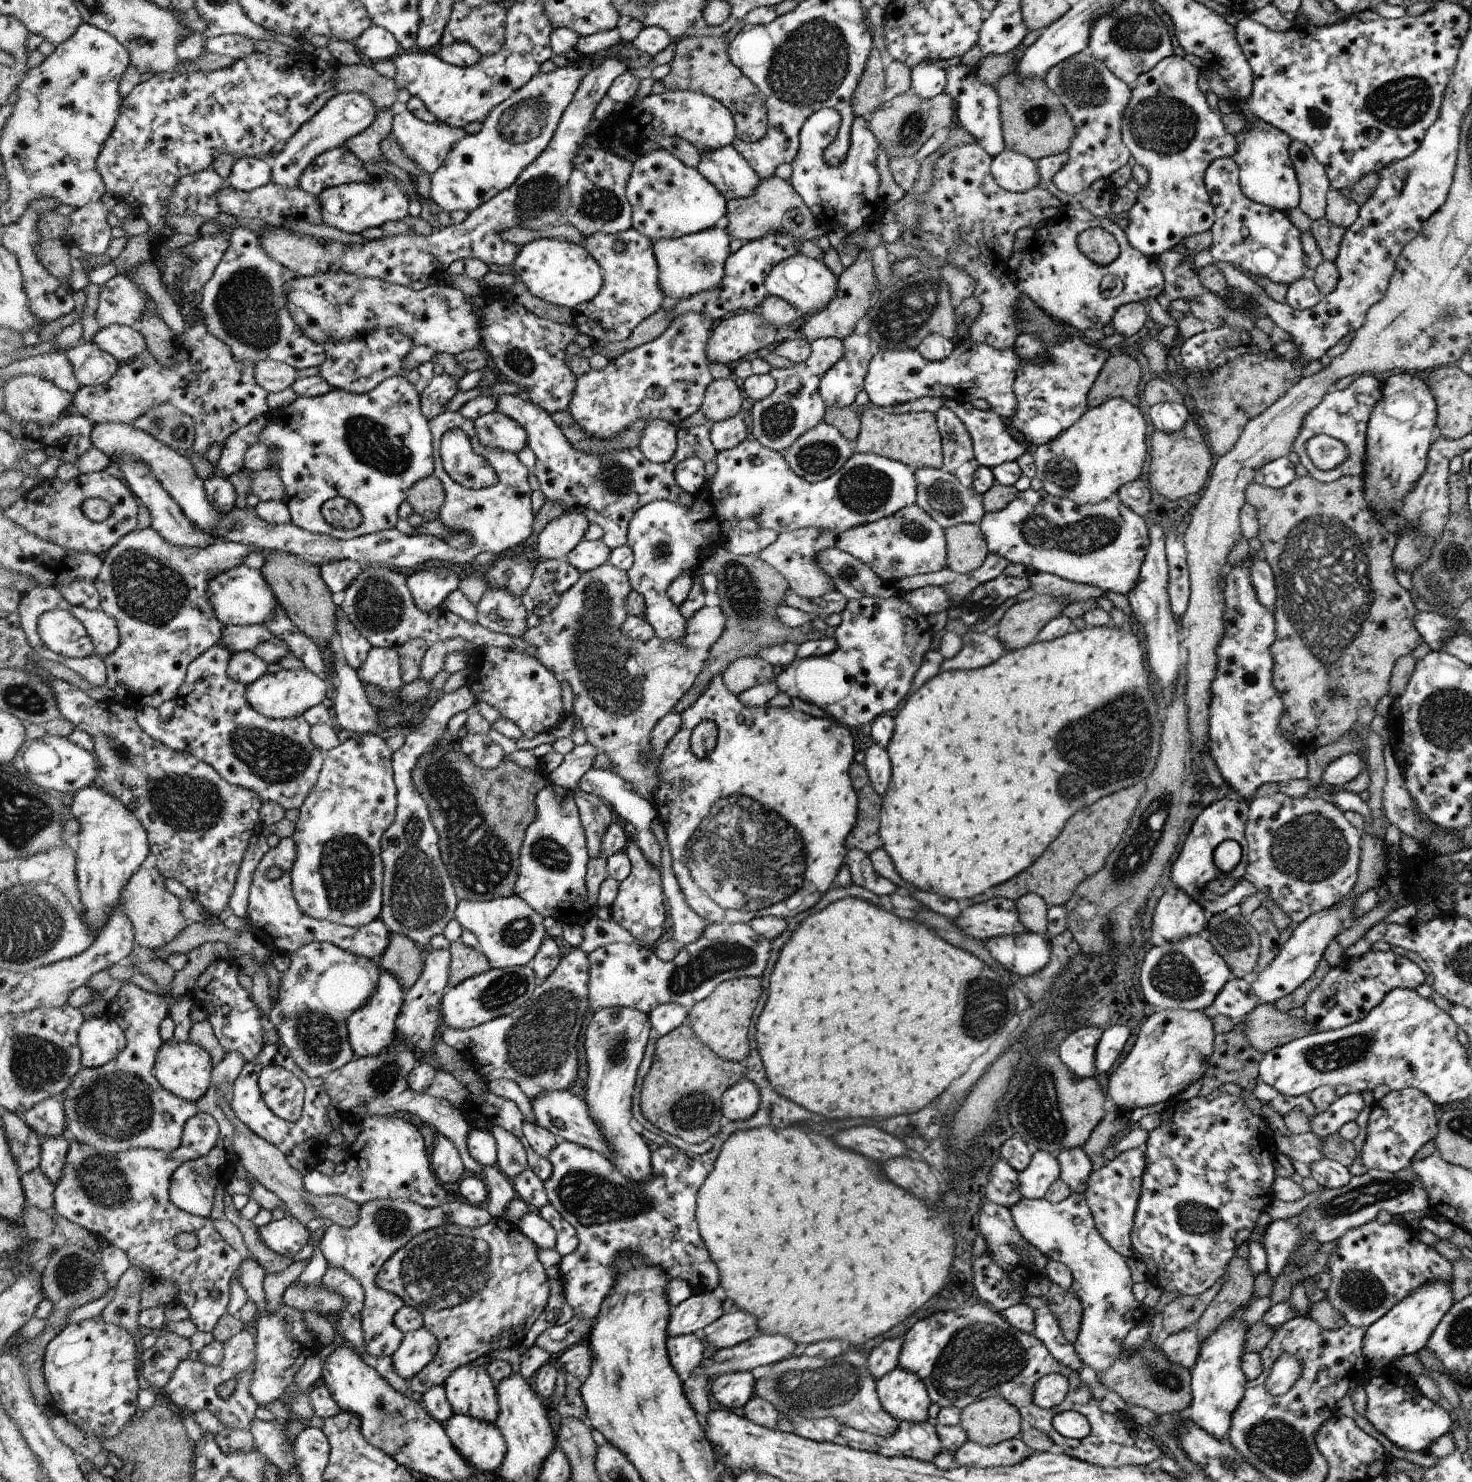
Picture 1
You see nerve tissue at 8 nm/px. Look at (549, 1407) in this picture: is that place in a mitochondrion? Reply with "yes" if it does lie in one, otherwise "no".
no

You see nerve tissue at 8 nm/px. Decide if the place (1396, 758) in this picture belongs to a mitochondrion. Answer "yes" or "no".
no

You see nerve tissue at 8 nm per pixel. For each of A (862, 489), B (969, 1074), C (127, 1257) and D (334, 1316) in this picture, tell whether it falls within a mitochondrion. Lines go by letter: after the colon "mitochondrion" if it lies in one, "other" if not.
A: mitochondrion
B: other
C: other
D: other

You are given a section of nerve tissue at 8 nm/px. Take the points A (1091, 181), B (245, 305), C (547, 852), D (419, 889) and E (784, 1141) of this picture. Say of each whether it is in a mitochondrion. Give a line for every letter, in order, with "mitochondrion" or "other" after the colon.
A: other
B: mitochondrion
C: mitochondrion
D: mitochondrion
E: other

